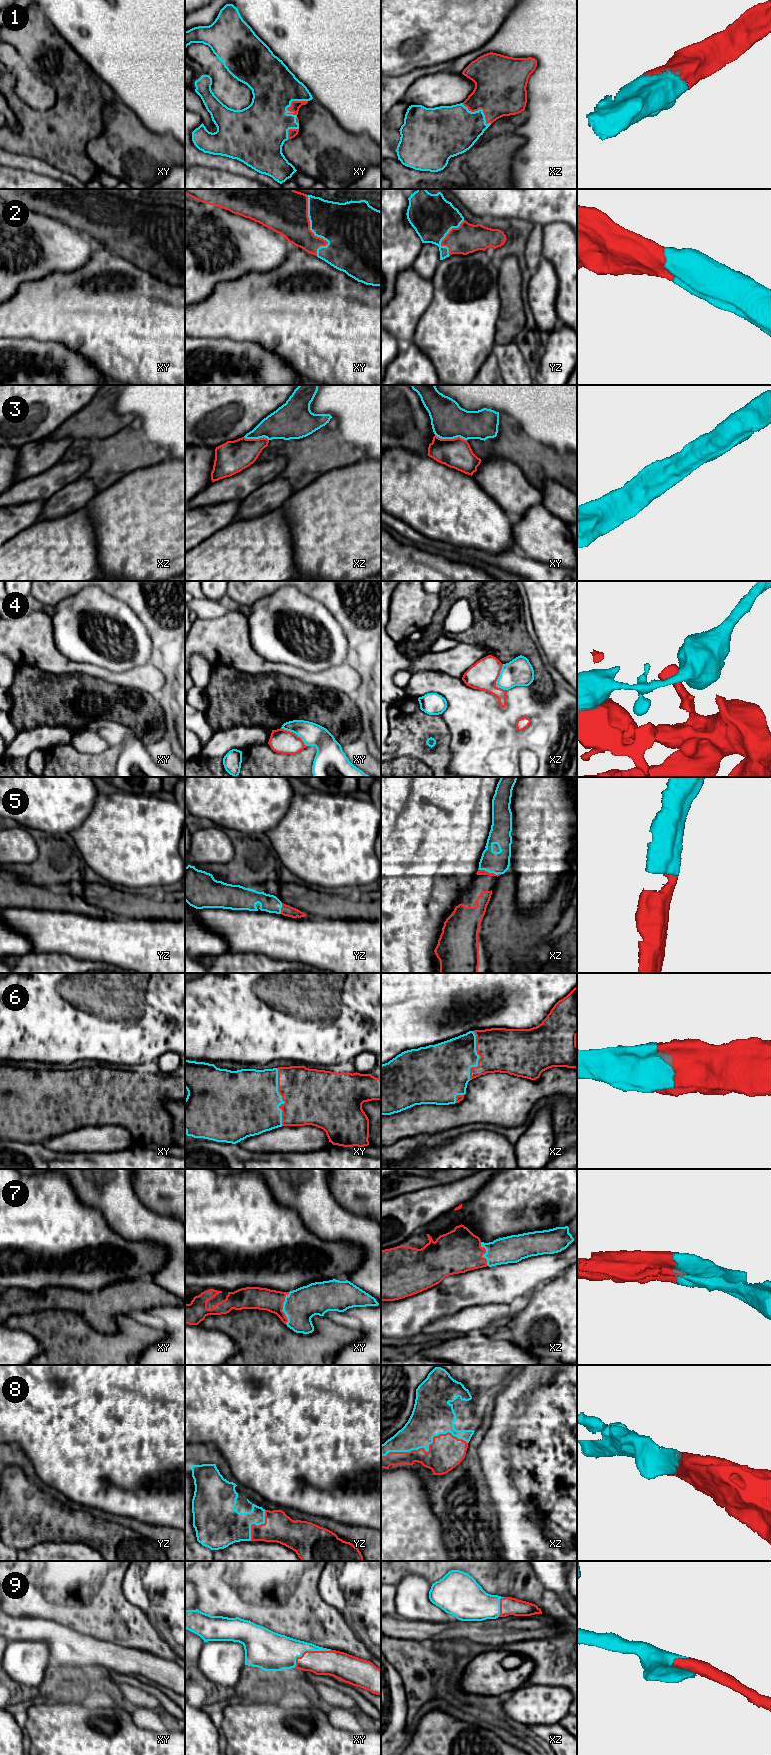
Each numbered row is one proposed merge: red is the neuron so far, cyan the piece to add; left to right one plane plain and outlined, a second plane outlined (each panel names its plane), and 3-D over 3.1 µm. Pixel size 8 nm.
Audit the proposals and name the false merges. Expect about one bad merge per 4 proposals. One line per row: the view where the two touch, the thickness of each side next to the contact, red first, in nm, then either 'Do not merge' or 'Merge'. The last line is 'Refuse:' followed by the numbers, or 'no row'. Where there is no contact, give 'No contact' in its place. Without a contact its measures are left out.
1: Touches red in xy. Thickness 80 nm (red) against 360 nm. Merge
2: Touches red in xy. Thickness 360 nm (red) against 360 nm. Merge
3: Touches red in xy. Thickness 240 nm (red) against 280 nm. Do not merge
4: Touches red in xz. Thickness 220 nm (red) against 220 nm. Do not merge
5: Touches red in xz. Thickness 50 nm (red) against 180 nm. Merge
6: Touches red in xy. Thickness 440 nm (red) against 460 nm. Merge
7: Touches red in xy. Thickness 180 nm (red) against 260 nm. Merge
8: Touches red in xz. Thickness 280 nm (red) against 280 nm. Merge
9: Touches red in xy. Thickness 200 nm (red) against 280 nm. Merge
Refuse: 3, 4

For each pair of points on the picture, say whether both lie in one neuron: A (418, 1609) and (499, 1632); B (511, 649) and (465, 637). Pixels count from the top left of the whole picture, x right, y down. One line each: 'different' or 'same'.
A: different
B: same

